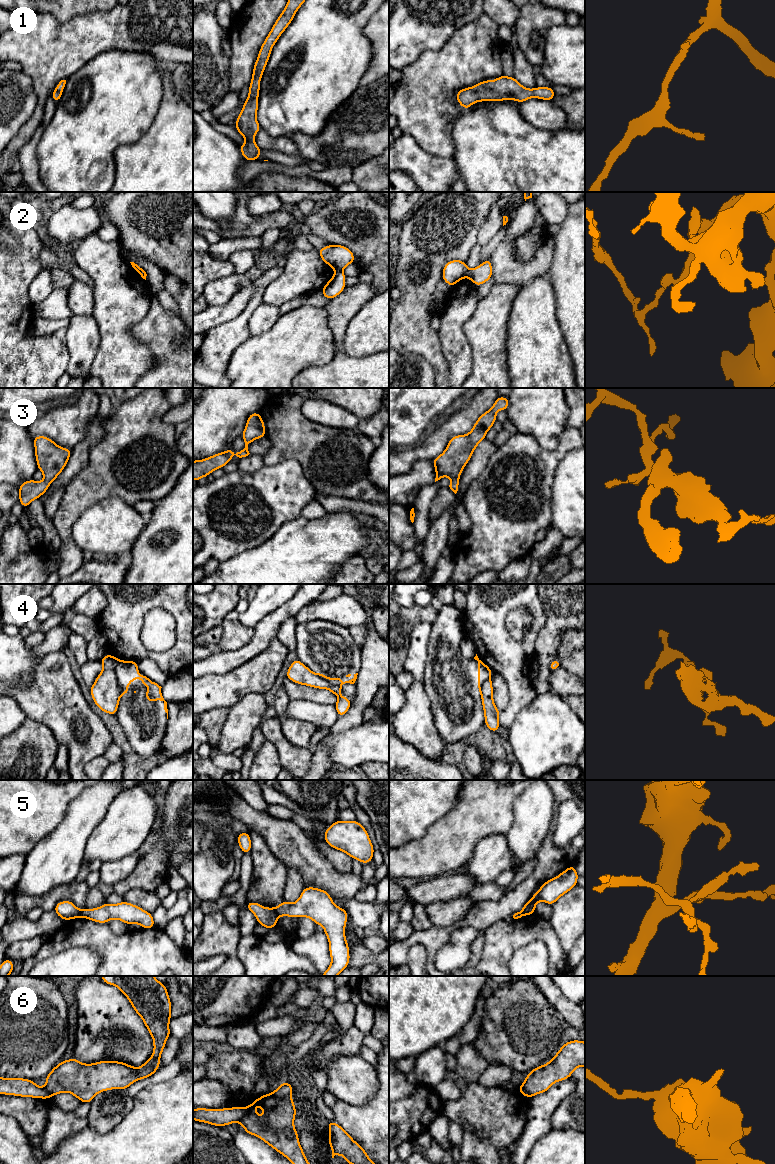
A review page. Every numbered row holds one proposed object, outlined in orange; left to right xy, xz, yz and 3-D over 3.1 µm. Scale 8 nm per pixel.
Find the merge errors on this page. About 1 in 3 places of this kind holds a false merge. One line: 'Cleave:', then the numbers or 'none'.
Cleave: 2, 4, 5, 6

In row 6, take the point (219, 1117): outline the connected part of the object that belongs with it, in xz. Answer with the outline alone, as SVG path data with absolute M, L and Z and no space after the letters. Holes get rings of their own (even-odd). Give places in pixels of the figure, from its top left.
M198 1107L193 1110L193 1120L223 1127L234 1122L239 1123L246 1114L246 1107L206 1109Z

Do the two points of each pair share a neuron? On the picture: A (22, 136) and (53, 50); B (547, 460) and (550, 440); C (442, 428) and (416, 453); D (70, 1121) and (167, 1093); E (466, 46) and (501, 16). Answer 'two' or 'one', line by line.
A: one
B: two
C: one
D: two
E: two

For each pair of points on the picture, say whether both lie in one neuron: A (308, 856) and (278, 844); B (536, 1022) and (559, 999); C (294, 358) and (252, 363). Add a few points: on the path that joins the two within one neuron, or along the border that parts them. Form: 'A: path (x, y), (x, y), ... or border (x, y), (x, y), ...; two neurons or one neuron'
A: path (301, 854), (290, 844), (285, 844); one neuron
B: border (538, 986), (562, 1019); two neurons
C: path (284, 358), (274, 358), (268, 363), (262, 363); one neuron

